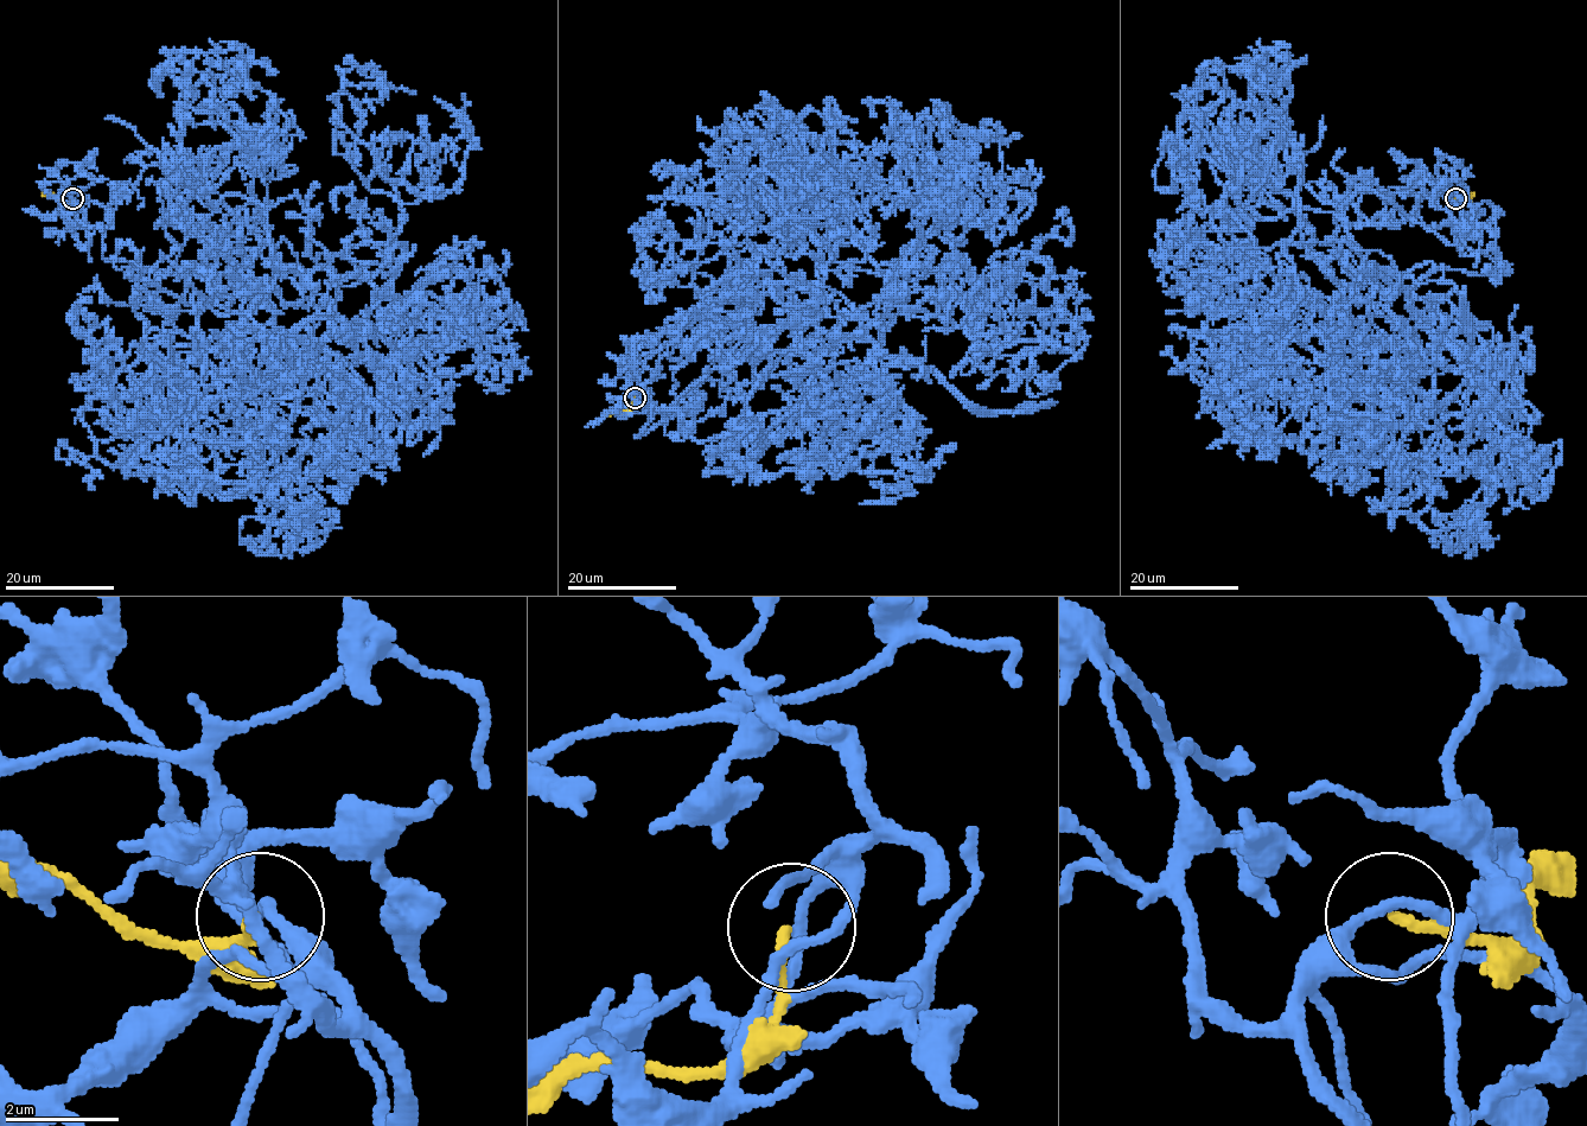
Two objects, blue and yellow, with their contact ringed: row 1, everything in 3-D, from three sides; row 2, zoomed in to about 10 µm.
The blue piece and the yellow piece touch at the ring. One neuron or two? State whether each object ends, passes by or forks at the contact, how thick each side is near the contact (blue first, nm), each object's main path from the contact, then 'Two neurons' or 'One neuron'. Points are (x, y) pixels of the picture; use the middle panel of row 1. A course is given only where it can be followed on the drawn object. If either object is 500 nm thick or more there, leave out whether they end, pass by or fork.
At the ring blue passes by. At the ring yellow ends. Thickness 190 nm (blue) against 180 nm. Course of blue: (635, 398), (638, 434), (718, 440), (800, 354), (842, 400), (964, 242), (897, 126), (1005, 129). Course of yellow: (633, 398), (633, 404), (626, 411), (604, 415). Two neurons

